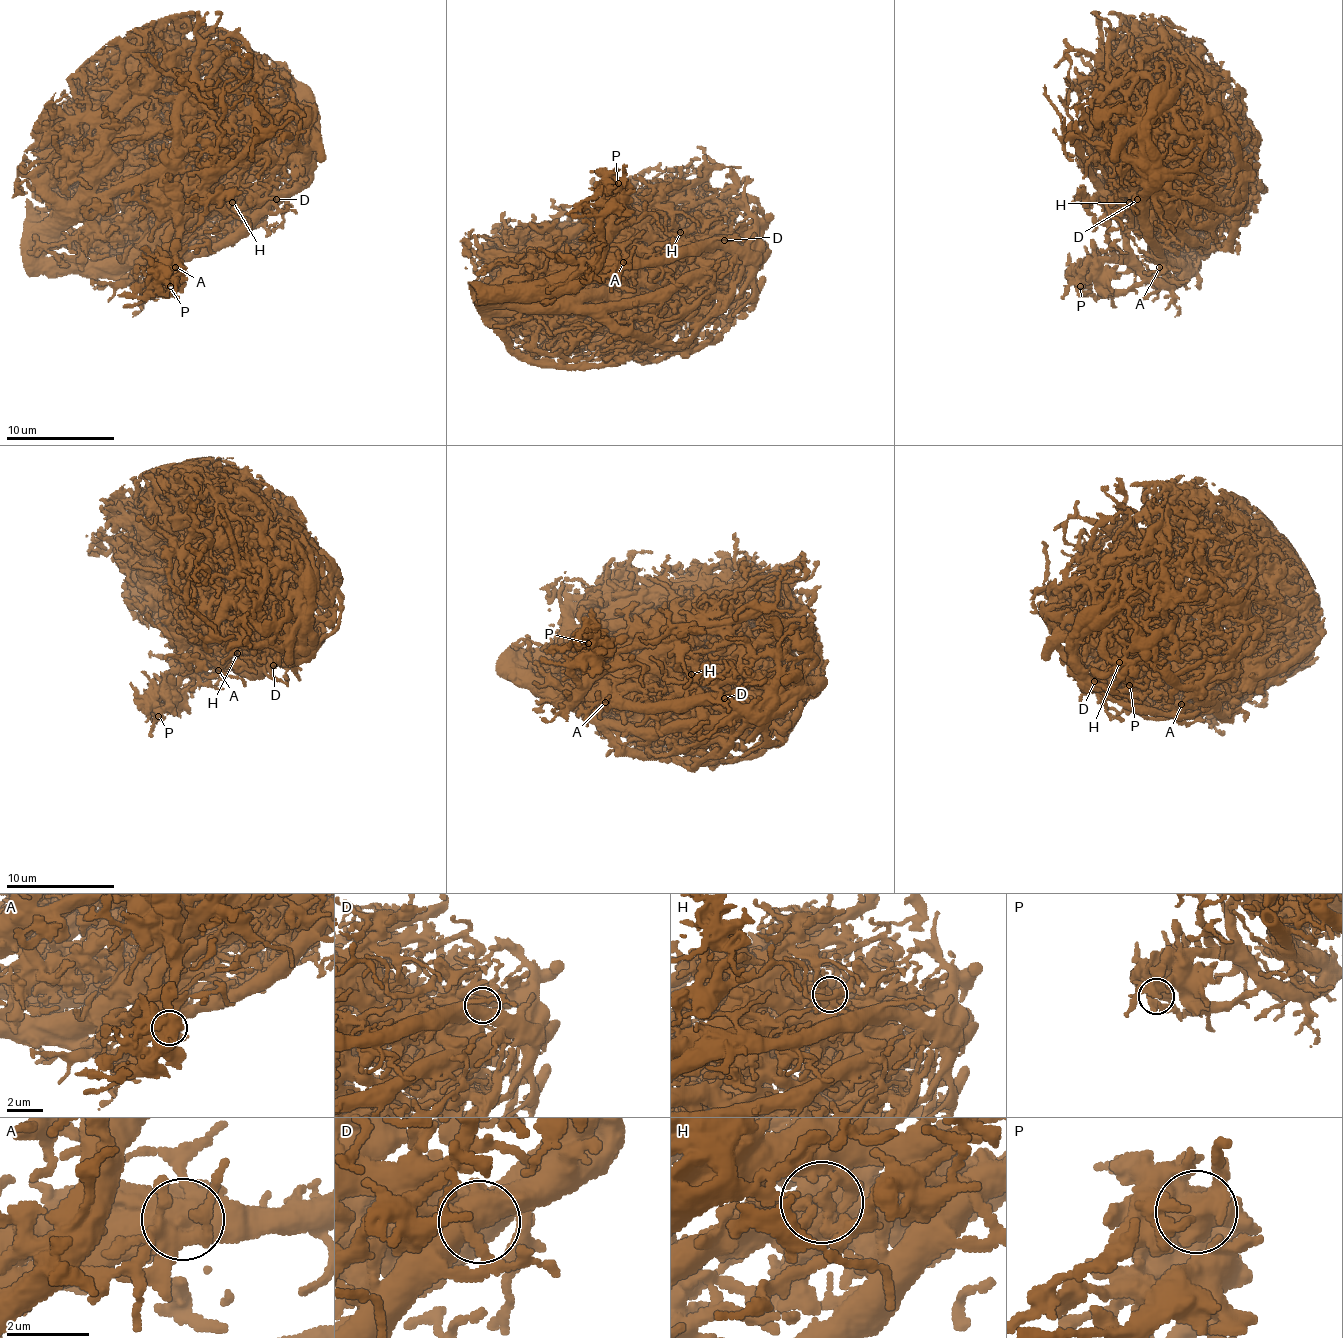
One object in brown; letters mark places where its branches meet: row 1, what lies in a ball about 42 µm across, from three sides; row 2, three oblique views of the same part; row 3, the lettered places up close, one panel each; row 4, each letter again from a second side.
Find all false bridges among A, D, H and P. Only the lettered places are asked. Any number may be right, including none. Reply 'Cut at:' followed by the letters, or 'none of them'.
Cut at: none of them

